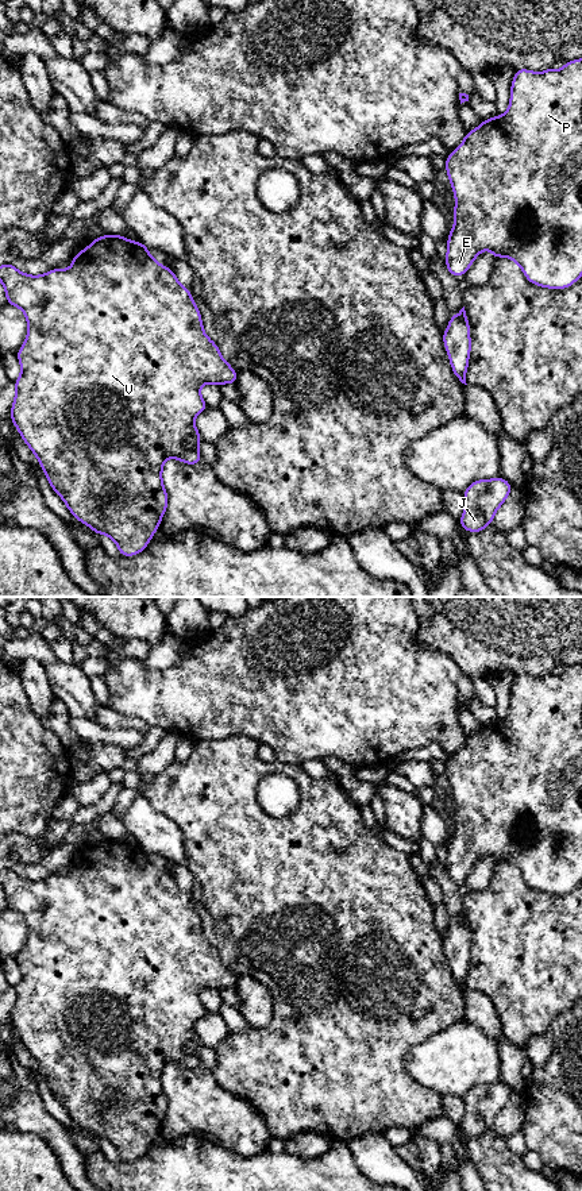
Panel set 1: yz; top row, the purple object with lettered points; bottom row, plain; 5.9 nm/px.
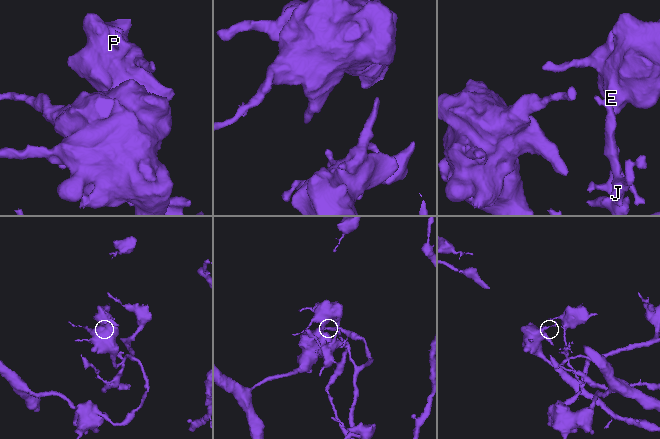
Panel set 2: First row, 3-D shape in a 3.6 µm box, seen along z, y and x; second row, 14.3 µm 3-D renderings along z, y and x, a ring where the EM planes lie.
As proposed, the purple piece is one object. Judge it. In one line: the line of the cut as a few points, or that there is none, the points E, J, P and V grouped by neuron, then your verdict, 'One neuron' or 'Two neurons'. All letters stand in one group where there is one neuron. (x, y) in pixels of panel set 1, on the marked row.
No split. Groups: E J P V. One neuron

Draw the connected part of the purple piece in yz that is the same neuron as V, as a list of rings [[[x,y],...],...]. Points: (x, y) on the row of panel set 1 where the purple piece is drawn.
[[[103,235],[90,242],[72,259],[72,267],[53,269],[42,275],[28,275],[14,265],[0,266],[0,282],[4,286],[7,304],[24,312],[28,329],[26,342],[18,351],[20,377],[15,383],[15,400],[11,408],[11,421],[18,428],[22,439],[38,458],[53,490],[63,500],[65,505],[82,524],[97,535],[109,536],[117,546],[122,556],[140,554],[161,524],[167,508],[169,497],[162,482],[162,470],[166,459],[178,459],[186,465],[199,465],[201,454],[199,443],[203,442],[194,427],[194,419],[208,406],[200,394],[205,383],[236,383],[238,373],[220,355],[220,348],[204,332],[200,311],[190,296],[190,290],[182,286],[170,267],[162,266],[149,253],[142,242],[132,242],[122,235]]]

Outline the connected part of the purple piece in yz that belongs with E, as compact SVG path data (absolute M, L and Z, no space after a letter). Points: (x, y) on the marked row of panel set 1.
M582 59L567 61L562 70L552 68L535 73L517 69L510 86L510 101L505 115L485 119L482 124L466 132L460 146L446 158L446 170L455 194L454 227L447 240L446 266L455 277L465 275L474 259L483 250L490 250L496 259L508 257L523 270L525 278L536 286L566 289L582 277Z

